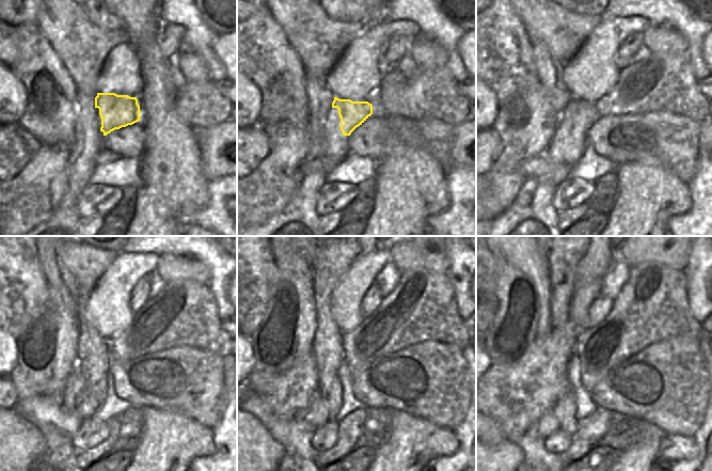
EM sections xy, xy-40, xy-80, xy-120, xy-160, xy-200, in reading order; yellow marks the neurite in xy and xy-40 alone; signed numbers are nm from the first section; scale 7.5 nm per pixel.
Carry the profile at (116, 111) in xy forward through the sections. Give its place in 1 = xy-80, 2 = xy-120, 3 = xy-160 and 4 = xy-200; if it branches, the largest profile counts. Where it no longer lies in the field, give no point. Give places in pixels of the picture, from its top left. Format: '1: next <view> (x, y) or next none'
1: next xy-80 (588, 114)
2: next xy-120 (99, 345)
3: next xy-160 (335, 342)
4: next xy-200 (572, 340)

